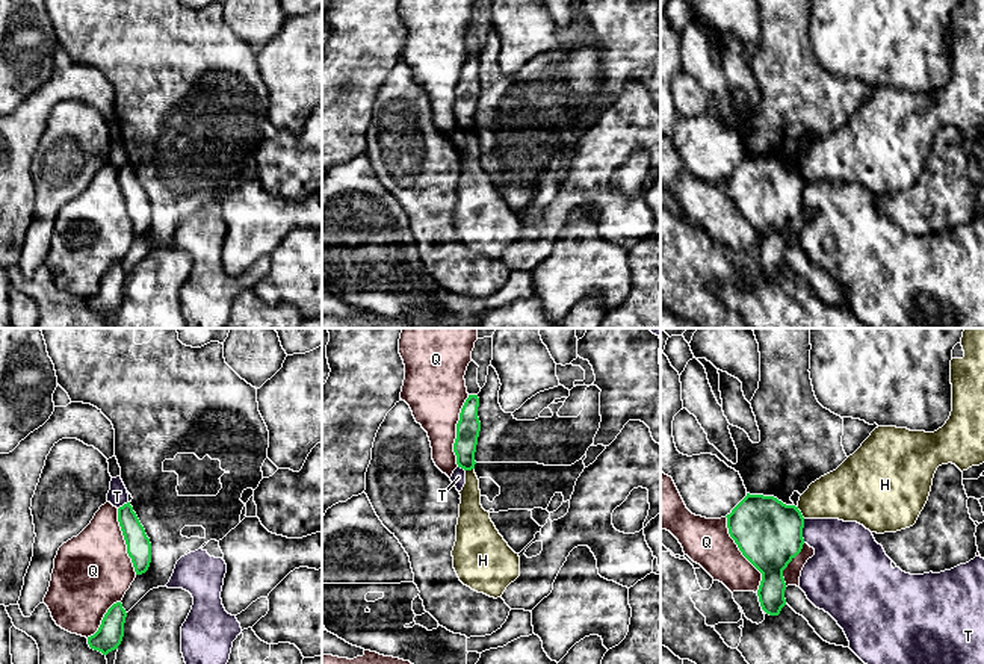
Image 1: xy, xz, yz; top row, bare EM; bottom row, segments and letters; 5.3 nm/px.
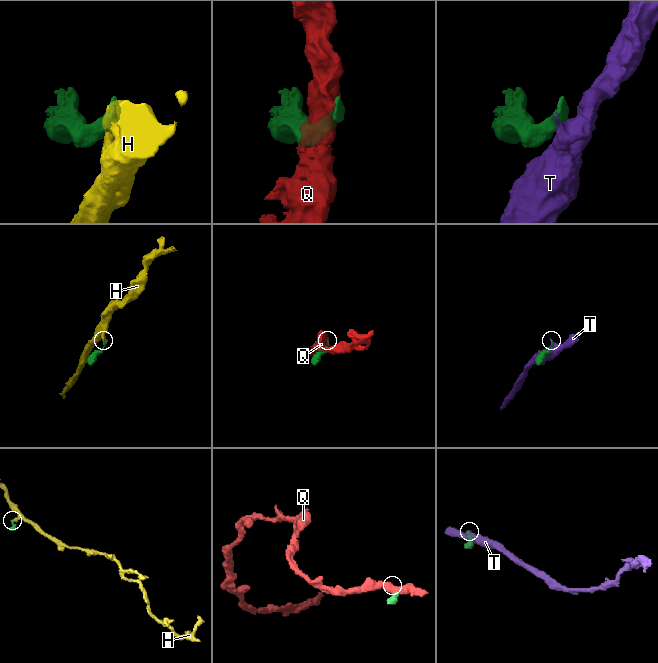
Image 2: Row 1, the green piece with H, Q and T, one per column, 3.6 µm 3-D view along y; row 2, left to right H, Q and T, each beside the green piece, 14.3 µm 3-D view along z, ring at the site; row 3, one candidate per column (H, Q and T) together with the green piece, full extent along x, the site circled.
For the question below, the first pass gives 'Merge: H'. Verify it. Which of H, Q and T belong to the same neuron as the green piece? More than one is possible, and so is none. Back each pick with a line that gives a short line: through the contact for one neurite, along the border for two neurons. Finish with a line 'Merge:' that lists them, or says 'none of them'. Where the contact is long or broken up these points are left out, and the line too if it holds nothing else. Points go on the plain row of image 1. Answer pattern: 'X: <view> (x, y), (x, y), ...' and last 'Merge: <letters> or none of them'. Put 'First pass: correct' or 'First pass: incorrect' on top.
First pass: incorrect
Merge: none of them

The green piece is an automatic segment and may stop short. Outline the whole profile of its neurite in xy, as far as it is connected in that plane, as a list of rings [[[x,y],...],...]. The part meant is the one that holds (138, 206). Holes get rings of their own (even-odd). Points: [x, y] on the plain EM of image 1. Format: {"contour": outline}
{"contour": [[[130,163],[118,169],[118,183],[127,206],[136,236],[148,231],[151,224],[151,204]]]}

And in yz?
{"contour": [[[747,154],[726,178],[730,198],[762,234],[757,251],[762,271],[778,277],[786,266],[783,231],[804,206],[801,172],[774,157]]]}

